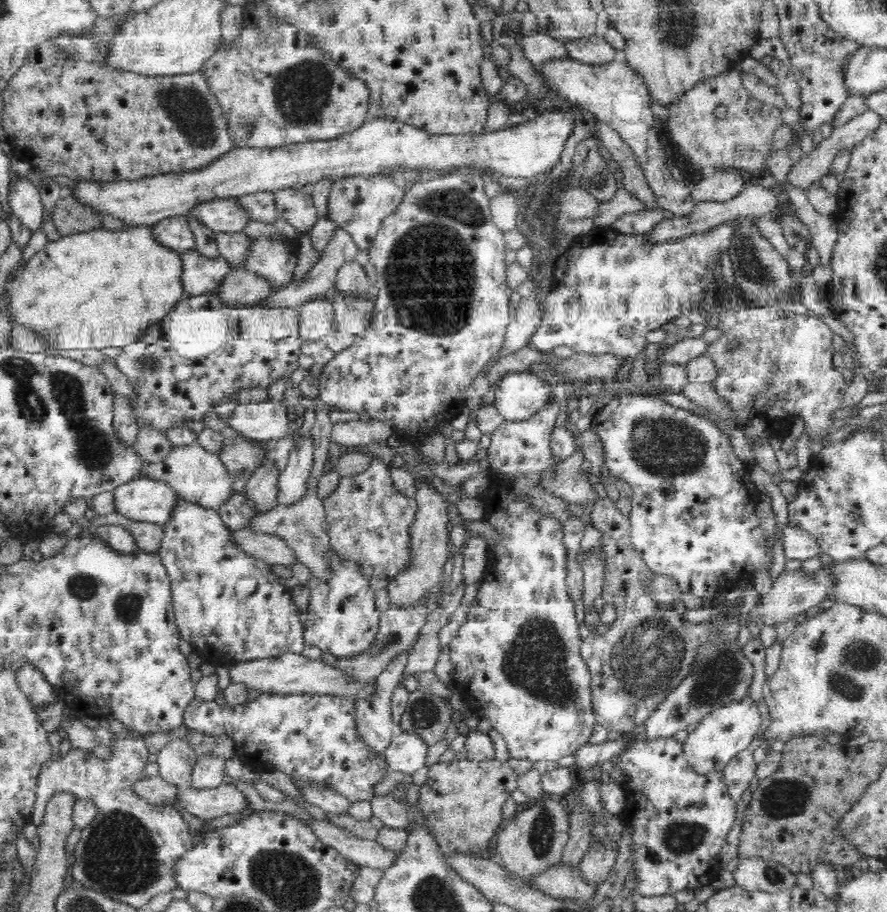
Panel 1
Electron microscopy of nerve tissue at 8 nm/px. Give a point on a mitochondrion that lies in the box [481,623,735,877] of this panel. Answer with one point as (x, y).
(683, 836)

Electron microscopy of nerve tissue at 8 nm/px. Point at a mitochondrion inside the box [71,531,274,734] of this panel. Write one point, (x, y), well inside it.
(128, 606)

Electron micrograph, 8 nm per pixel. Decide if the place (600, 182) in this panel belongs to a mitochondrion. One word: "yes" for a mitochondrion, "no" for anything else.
yes

